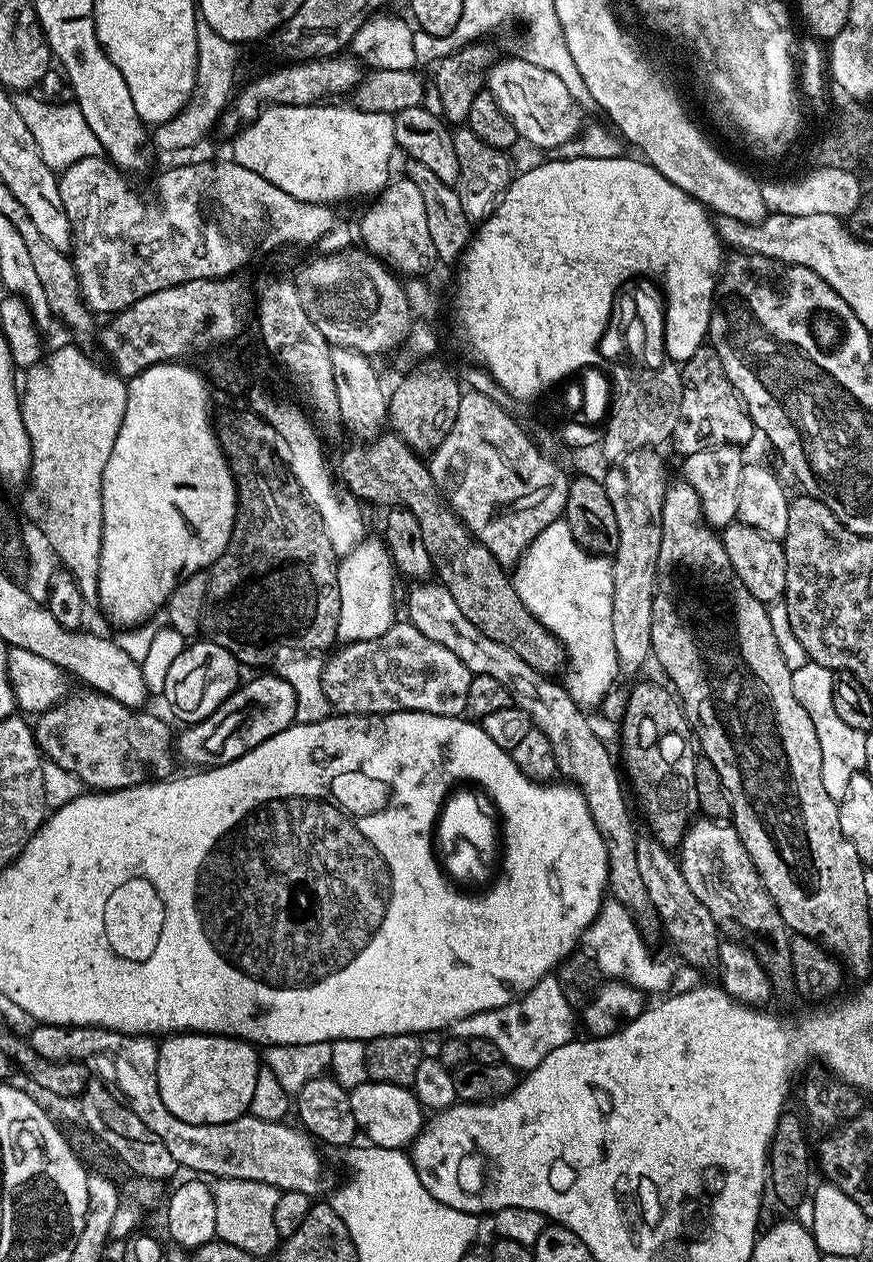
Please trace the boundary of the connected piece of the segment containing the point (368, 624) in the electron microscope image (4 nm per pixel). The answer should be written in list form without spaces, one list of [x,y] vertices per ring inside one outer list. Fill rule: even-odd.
[[[367,537],[347,552],[337,565],[339,584],[339,622],[336,631],[341,643],[368,641],[381,637],[396,622],[394,612],[394,576],[396,566],[387,545],[379,538]]]

